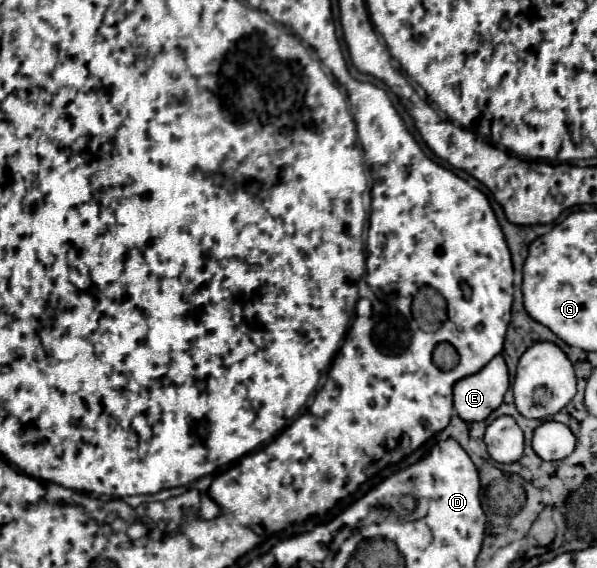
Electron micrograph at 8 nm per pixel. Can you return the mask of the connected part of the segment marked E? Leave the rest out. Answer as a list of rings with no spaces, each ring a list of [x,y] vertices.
[[[496,355],[478,373],[468,375],[454,385],[454,411],[464,421],[484,421],[500,407],[508,385],[508,367],[504,357]]]

